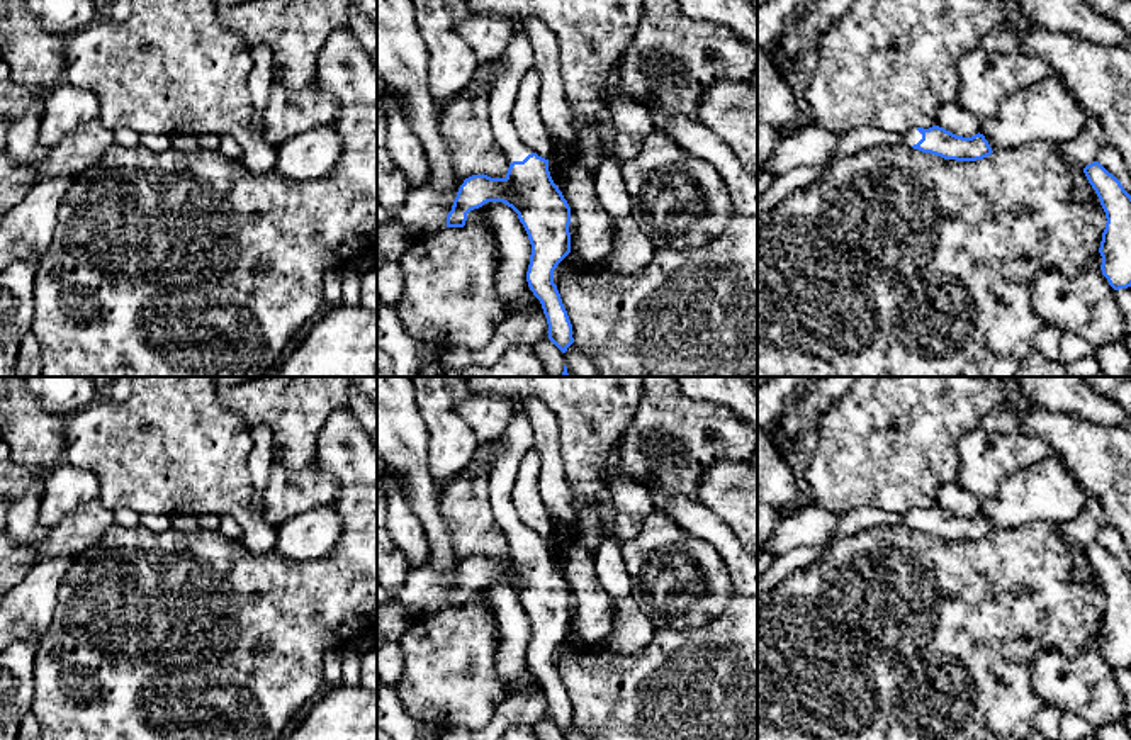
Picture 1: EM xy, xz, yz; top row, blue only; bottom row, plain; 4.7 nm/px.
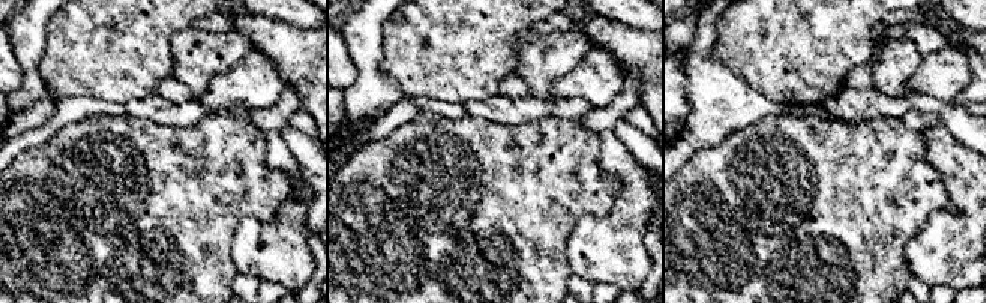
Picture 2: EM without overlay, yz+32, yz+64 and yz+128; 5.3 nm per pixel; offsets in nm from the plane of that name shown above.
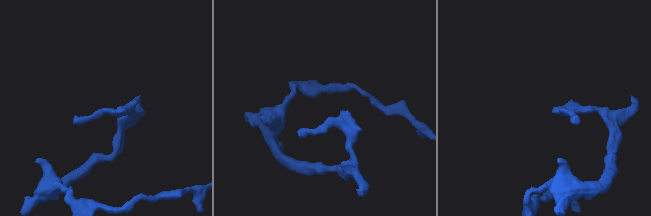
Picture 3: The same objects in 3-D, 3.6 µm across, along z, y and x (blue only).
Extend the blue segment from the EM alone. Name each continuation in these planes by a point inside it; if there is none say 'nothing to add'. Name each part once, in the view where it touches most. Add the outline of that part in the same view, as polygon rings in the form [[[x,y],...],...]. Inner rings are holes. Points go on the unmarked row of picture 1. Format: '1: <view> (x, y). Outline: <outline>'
1: xz (518, 437). Outline: [[[513,397],[513,418],[501,434],[503,455],[494,462],[487,477],[489,504],[496,526],[506,533],[509,543],[523,541],[533,531],[520,519],[513,489],[518,467],[533,448],[533,428],[525,411],[523,397]]]

